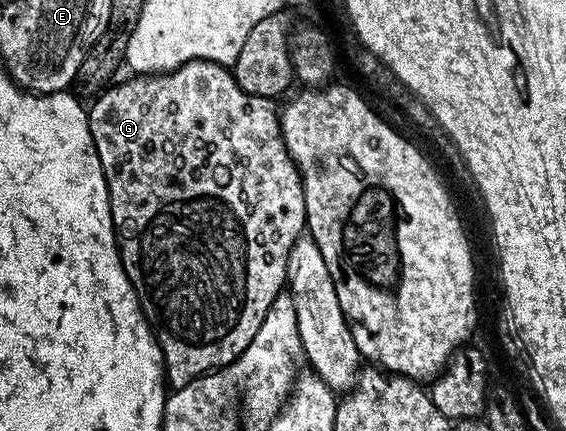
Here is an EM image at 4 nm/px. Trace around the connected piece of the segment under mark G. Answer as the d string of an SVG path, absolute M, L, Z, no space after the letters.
M191 60L189 64L176 69L176 71L171 74L140 74L132 79L136 80L124 80L121 84L116 82L103 89L103 91L93 99L97 100L94 101L93 104L90 104L88 108L88 121L90 122L90 134L94 138L94 146L98 150L98 158L102 162L102 170L106 178L112 221L116 227L116 242L120 246L120 261L126 270L126 274L130 278L130 282L134 286L136 296L140 300L140 309L143 310L144 316L148 319L148 324L151 326L152 333L155 334L158 346L164 355L164 374L167 383L171 385L173 389L177 389L186 386L190 382L194 382L199 376L206 375L207 372L215 372L218 368L225 368L226 365L234 363L242 354L242 350L246 350L246 346L250 346L250 342L254 338L254 334L258 334L258 326L262 326L262 322L266 318L266 314L270 310L274 298L285 291L288 278L288 255L294 246L294 242L300 239L306 228L304 222L306 218L306 202L304 201L300 172L296 168L296 163L292 160L292 155L288 153L288 147L286 146L284 135L280 129L280 112L278 108L272 105L275 103L267 96L246 94L242 88L238 86L235 75L233 75L225 65L215 64L209 60Z

